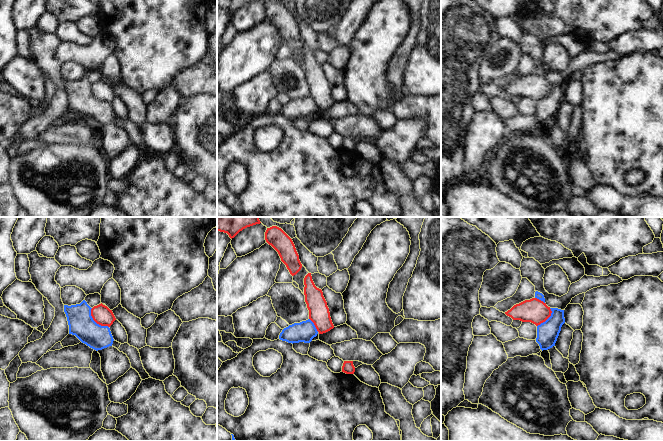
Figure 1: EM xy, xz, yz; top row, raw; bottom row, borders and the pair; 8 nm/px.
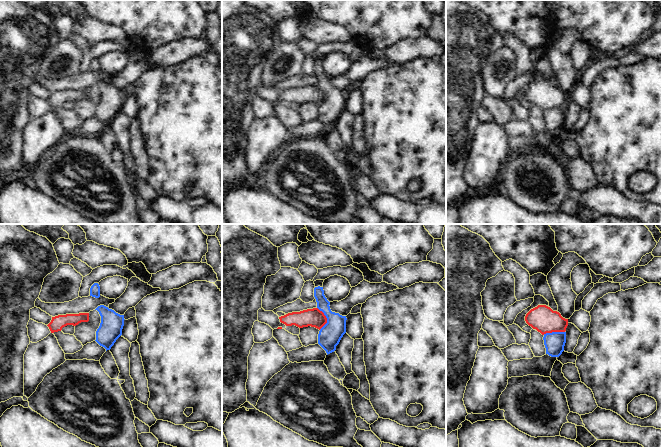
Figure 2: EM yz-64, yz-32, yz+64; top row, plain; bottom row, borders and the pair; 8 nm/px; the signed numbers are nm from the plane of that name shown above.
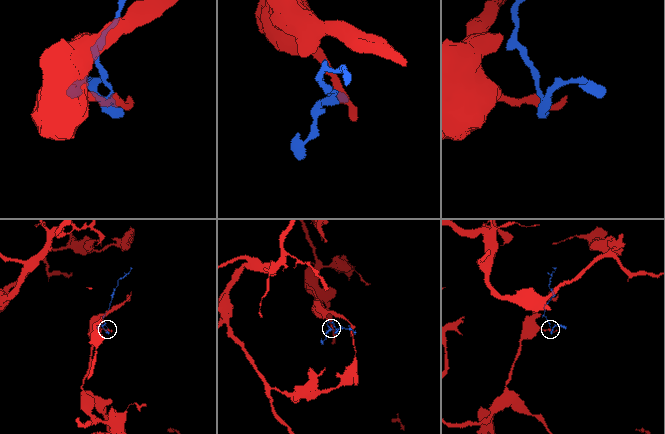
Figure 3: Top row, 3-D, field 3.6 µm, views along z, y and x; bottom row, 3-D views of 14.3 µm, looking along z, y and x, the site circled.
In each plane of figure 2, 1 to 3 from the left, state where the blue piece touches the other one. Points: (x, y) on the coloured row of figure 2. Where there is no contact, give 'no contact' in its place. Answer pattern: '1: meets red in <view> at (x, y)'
1: no contact
2: meets red in yz-32 at (326, 318)
3: meets red in yz+64 at (553, 331)

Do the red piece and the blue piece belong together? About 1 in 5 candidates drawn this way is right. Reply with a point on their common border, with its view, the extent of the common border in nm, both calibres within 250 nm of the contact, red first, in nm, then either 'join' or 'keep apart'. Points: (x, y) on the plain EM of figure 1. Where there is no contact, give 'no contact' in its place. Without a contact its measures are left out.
xy (95, 97) | 220 nm | 160/200 nm | keep apart

